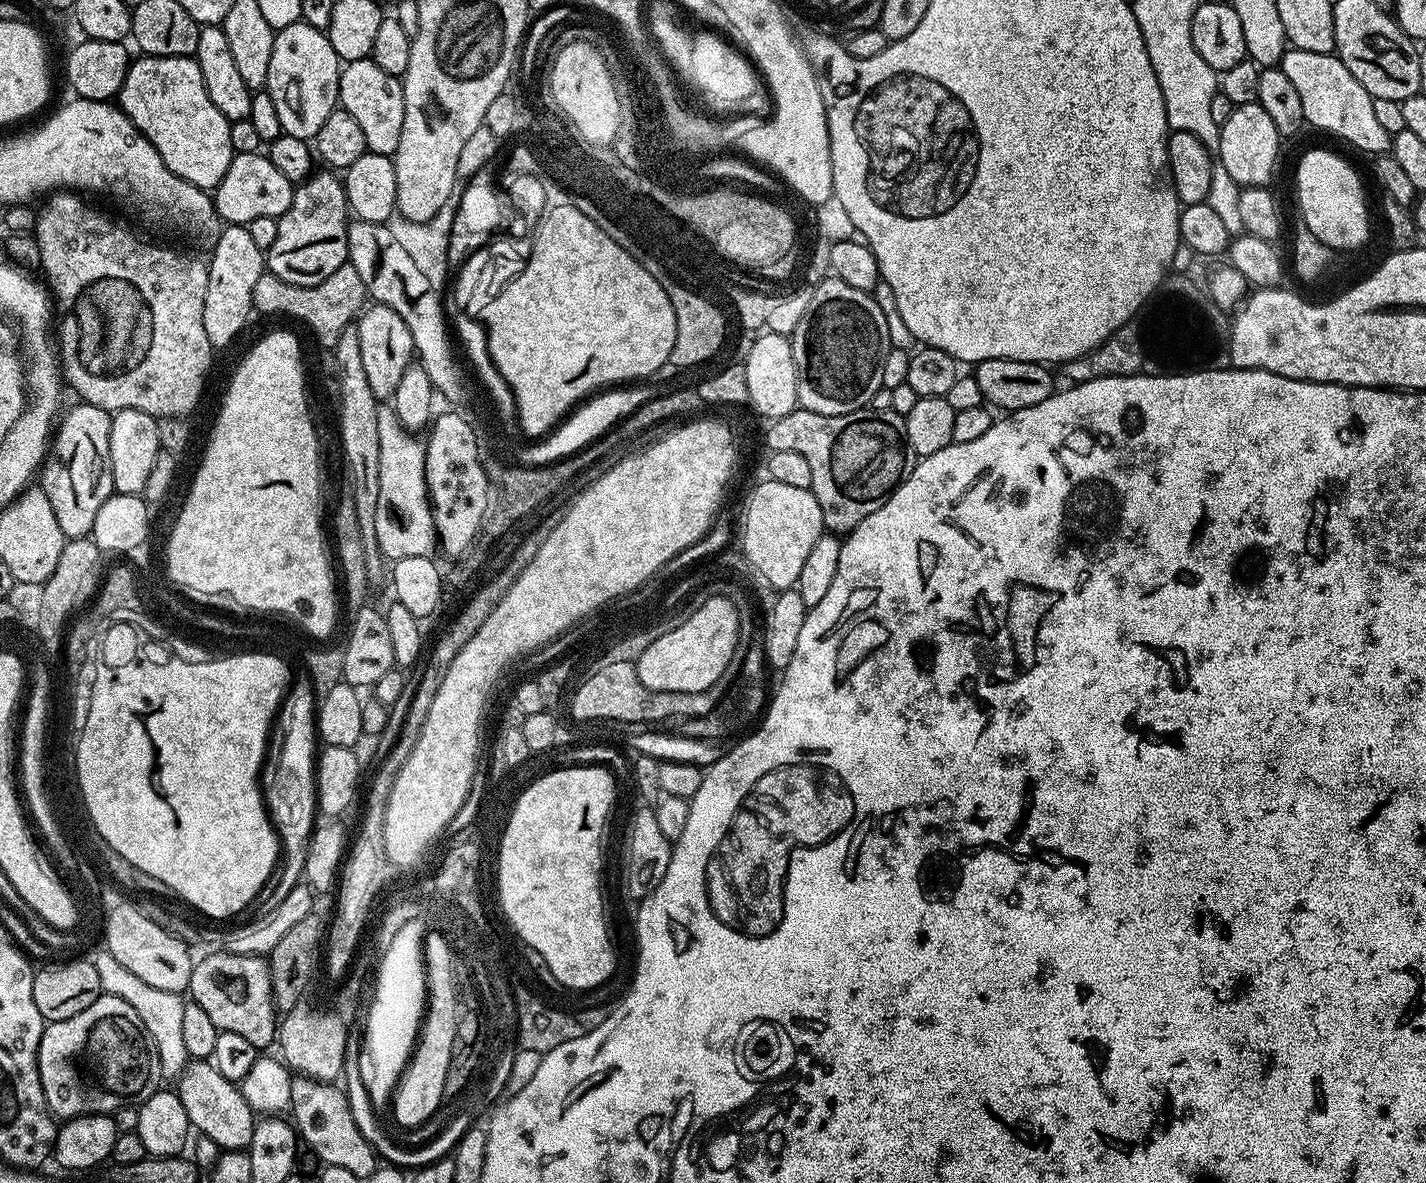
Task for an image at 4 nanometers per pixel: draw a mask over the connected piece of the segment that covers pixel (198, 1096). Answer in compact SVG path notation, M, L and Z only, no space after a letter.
M192 1060L180 1071L175 1084L174 1091L186 1110L188 1123L197 1133L212 1138L221 1150L238 1152L247 1149L257 1117L239 1087L227 1080L215 1064L208 1060Z

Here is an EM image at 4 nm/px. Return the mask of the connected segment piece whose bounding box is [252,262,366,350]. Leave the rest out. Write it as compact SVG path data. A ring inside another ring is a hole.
M344 263L318 286L294 286L294 282L282 282L273 272L265 271L254 286L252 307L264 316L293 316L301 320L316 335L322 347L332 350L336 347L339 335L346 326L359 317L366 304L366 293L362 277L354 266Z

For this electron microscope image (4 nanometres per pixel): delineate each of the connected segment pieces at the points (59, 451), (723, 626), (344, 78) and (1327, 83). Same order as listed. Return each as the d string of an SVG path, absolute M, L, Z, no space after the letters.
M76 402L67 412L68 409L59 421L58 431L39 473L38 484L44 489L46 498L50 498L50 507L54 510L54 518L58 518L58 526L62 526L64 537L79 540L91 533L102 502L114 495L110 474L112 417L106 410L83 402Z
M714 597L690 614L682 626L651 643L635 661L636 673L650 690L693 692L706 690L722 678L736 649L740 622L738 610L726 597Z
M370 58L347 61L340 69L339 107L358 121L358 127L366 138L369 152L393 157L398 150L398 138L402 138L402 118L406 114L404 86L401 77L386 74Z
M1289 47L1278 67L1298 89L1298 95L1302 97L1302 114L1309 125L1313 124L1314 127L1321 128L1364 152L1384 154L1391 149L1392 137L1386 130L1382 130L1374 115L1372 95L1360 85L1354 74L1350 74L1350 70L1346 70L1339 56L1330 52L1314 54L1314 50Z

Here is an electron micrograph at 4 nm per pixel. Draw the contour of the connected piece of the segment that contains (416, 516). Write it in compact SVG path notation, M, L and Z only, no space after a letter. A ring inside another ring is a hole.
M381 407L378 414L378 546L380 555L395 562L402 558L432 556L437 551L436 523L432 517L432 502L428 499L425 445L400 424L391 407Z

